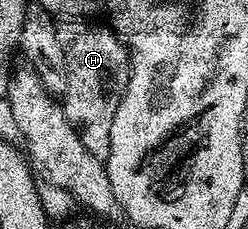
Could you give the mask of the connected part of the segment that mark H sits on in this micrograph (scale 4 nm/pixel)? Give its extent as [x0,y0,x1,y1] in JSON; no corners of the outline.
[57,18,129,162]

